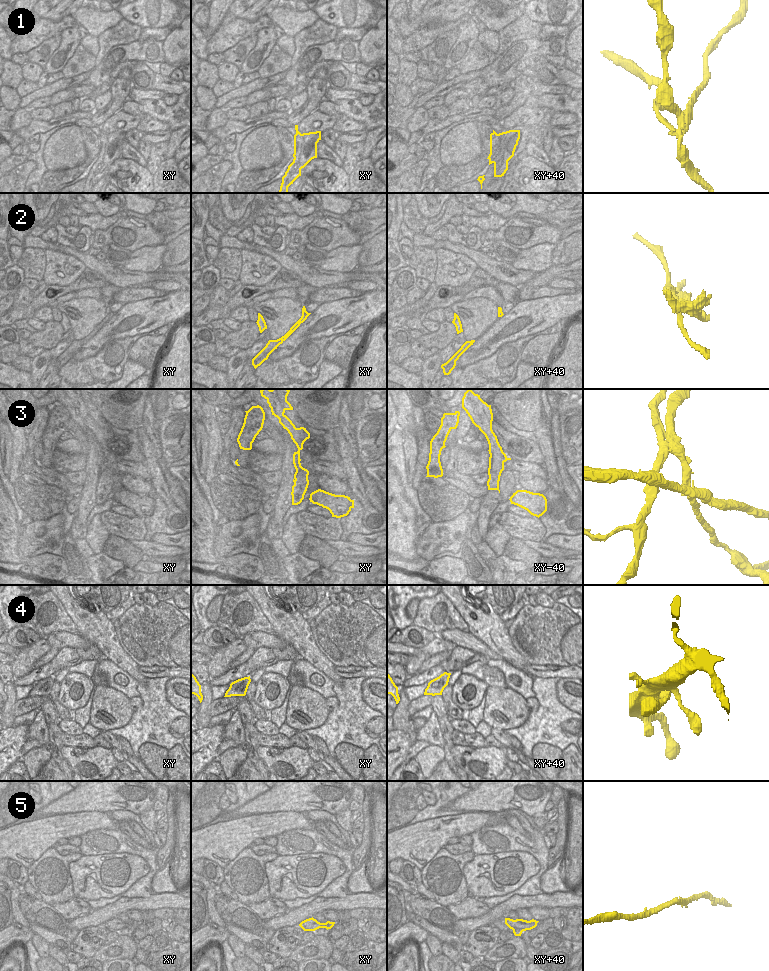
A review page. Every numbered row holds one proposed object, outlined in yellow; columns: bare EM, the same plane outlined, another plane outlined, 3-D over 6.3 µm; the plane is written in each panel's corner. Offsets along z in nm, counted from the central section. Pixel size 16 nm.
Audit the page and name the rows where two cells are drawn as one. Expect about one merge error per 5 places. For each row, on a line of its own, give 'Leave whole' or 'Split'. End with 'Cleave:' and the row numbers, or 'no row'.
1: Split
2: Split
3: Split
4: Split
5: Leave whole
Cleave: 1, 2, 3, 4

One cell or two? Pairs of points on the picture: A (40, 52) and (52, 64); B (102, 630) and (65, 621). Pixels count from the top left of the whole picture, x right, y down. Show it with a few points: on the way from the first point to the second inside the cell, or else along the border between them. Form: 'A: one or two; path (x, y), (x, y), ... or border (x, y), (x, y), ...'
A: two; border (61, 40), (43, 70)
B: two; border (61, 603), (75, 625), (77, 632)

